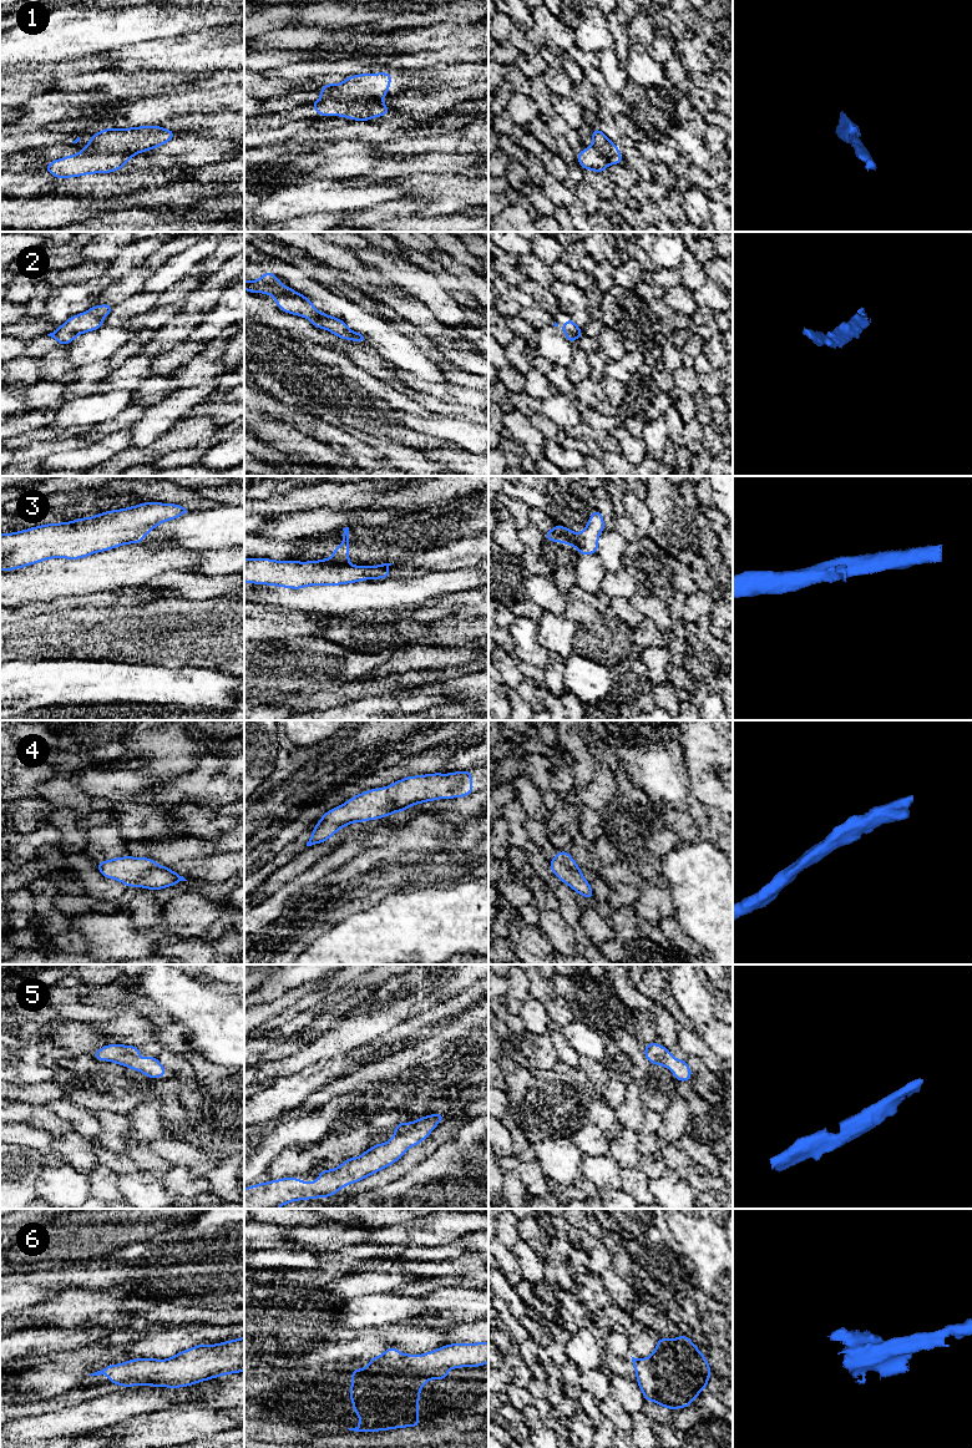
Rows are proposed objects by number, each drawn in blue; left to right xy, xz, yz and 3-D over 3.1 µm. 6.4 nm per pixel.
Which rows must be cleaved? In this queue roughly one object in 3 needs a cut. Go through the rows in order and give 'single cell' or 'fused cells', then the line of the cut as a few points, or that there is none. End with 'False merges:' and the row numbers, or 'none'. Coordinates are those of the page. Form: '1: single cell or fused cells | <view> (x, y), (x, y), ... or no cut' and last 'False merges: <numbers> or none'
1: fused cells | xz (379, 97), (319, 101)
2: single cell | no cut
3: single cell | no cut
4: single cell | no cut
5: single cell | no cut
6: single cell | no cut
False merges: 1

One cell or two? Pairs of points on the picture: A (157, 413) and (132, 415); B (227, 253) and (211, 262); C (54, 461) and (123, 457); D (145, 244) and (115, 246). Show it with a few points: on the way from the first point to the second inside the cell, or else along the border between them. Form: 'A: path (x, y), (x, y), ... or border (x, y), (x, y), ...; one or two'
A: border (146, 406), (145, 414), (130, 429); two
B: path (223, 253), (214, 259); one
C: border (131, 445), (102, 462); two
D: border (127, 244), (111, 261); two

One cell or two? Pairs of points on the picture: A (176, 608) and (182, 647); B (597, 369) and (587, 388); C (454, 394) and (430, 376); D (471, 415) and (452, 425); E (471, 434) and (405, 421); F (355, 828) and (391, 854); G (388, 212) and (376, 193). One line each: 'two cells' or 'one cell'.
A: one cell
B: two cells
C: two cells
D: two cells
E: one cell
F: two cells
G: two cells

